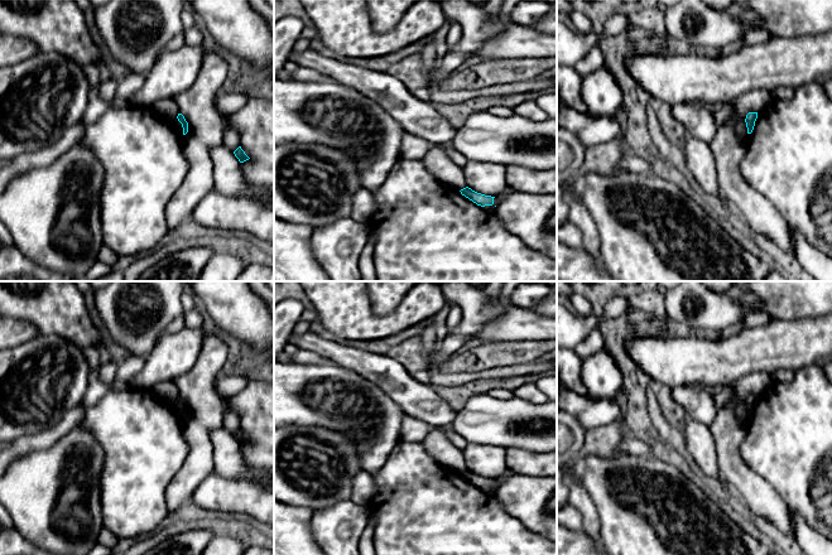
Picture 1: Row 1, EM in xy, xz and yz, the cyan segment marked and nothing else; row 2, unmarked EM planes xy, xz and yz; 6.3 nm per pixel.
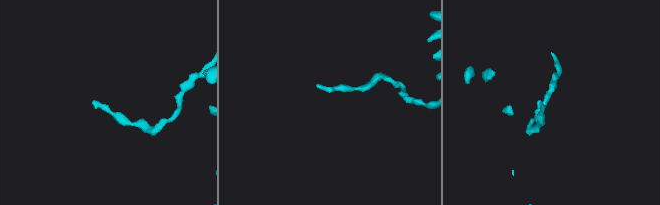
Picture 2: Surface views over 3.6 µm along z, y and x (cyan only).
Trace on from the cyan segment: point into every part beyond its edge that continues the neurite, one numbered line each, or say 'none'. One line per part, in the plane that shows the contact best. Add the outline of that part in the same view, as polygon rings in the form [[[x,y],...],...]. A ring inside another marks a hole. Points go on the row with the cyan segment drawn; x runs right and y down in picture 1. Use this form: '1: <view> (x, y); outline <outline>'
none

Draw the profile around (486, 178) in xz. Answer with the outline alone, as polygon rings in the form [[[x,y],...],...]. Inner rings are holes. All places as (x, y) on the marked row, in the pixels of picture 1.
[[[467,161],[462,169],[466,185],[477,193],[496,197],[508,189],[504,164]]]

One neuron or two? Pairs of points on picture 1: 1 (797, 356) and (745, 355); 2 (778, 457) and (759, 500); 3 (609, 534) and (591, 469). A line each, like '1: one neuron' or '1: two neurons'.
1: one neuron
2: two neurons
3: one neuron

